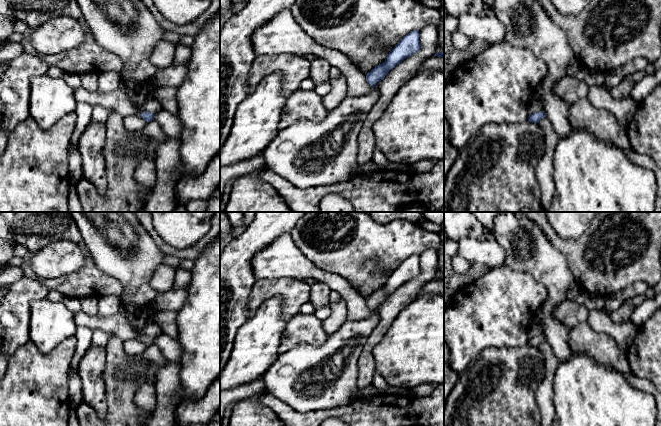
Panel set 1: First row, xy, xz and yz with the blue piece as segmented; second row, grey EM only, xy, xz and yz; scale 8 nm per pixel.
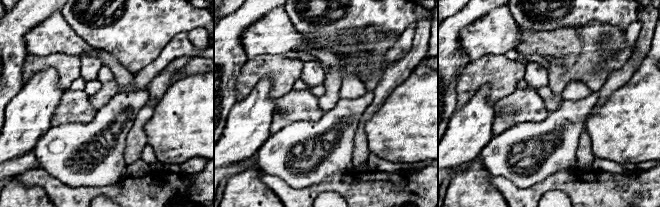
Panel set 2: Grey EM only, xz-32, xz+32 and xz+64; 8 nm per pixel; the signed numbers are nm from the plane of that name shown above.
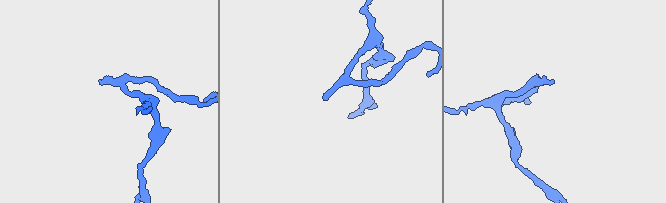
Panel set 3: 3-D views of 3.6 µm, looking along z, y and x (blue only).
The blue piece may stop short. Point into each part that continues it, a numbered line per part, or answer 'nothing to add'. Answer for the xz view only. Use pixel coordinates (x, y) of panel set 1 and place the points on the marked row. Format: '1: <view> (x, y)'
nothing to add

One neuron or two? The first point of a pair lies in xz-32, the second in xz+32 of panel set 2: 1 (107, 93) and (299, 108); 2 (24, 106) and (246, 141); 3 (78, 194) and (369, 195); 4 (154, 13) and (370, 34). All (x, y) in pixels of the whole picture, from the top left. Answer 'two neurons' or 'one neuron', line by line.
1: two neurons
2: one neuron
3: one neuron
4: two neurons

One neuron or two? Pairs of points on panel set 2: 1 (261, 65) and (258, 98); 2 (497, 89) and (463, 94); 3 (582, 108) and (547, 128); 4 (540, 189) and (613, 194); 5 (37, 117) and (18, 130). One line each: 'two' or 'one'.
1: two
2: one
3: one
4: one
5: one

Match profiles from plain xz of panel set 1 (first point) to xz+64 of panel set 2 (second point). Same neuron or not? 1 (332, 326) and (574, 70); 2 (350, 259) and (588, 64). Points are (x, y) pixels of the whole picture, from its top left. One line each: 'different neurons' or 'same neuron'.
1: same neuron
2: different neurons

